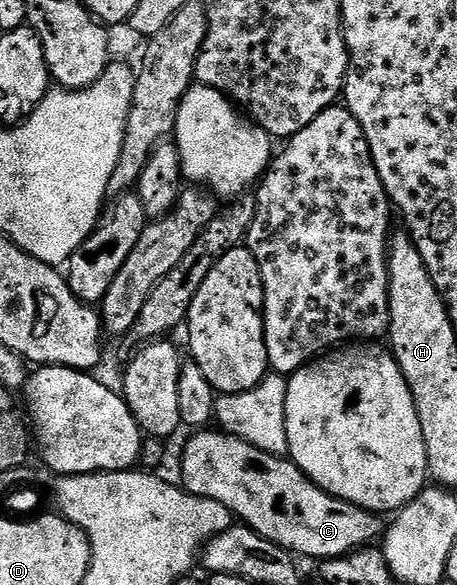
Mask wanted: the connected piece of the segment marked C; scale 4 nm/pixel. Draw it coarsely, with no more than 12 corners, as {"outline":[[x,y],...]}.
{"outline":[[192,432],[182,488],[292,555],[343,557],[380,518],[286,456]]}

